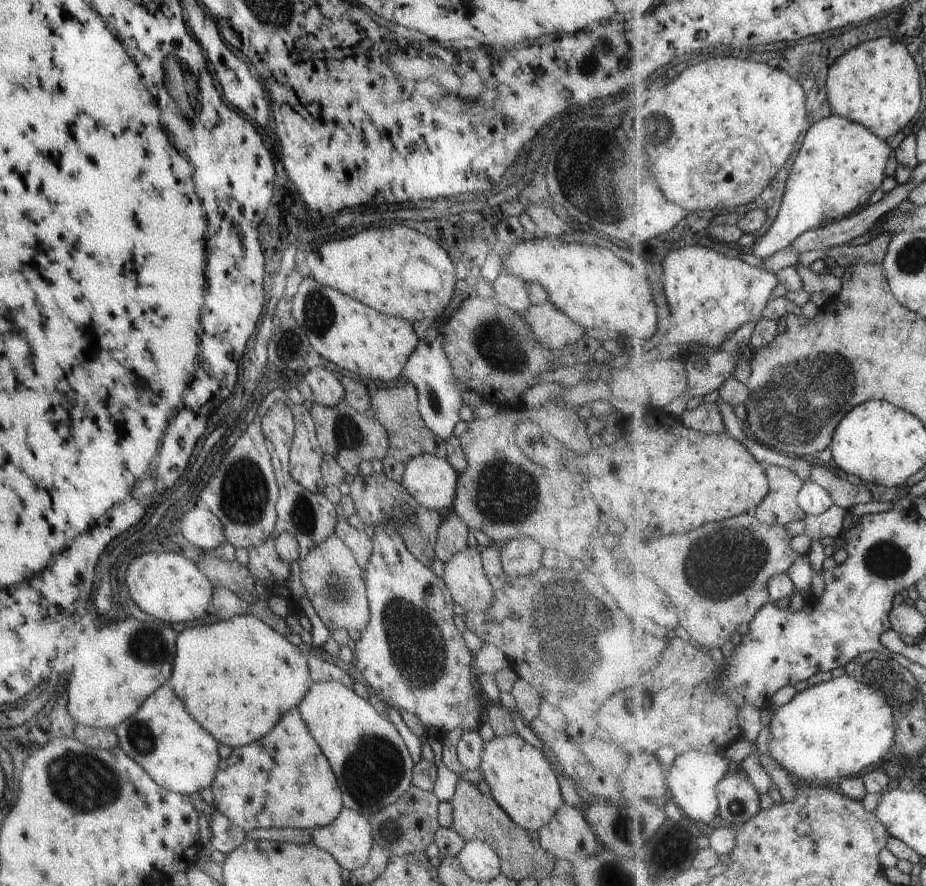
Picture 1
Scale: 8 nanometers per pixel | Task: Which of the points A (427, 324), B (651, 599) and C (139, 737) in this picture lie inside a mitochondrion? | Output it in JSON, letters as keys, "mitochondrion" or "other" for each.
{"A":"other","B":"other","C":"mitochondrion"}

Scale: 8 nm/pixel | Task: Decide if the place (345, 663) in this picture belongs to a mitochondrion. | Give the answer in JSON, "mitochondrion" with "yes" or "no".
{"mitochondrion":"no"}

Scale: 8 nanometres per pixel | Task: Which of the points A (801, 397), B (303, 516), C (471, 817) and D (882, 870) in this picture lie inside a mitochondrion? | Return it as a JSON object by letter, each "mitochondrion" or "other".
{"A":"mitochondrion","B":"mitochondrion","C":"other","D":"other"}

